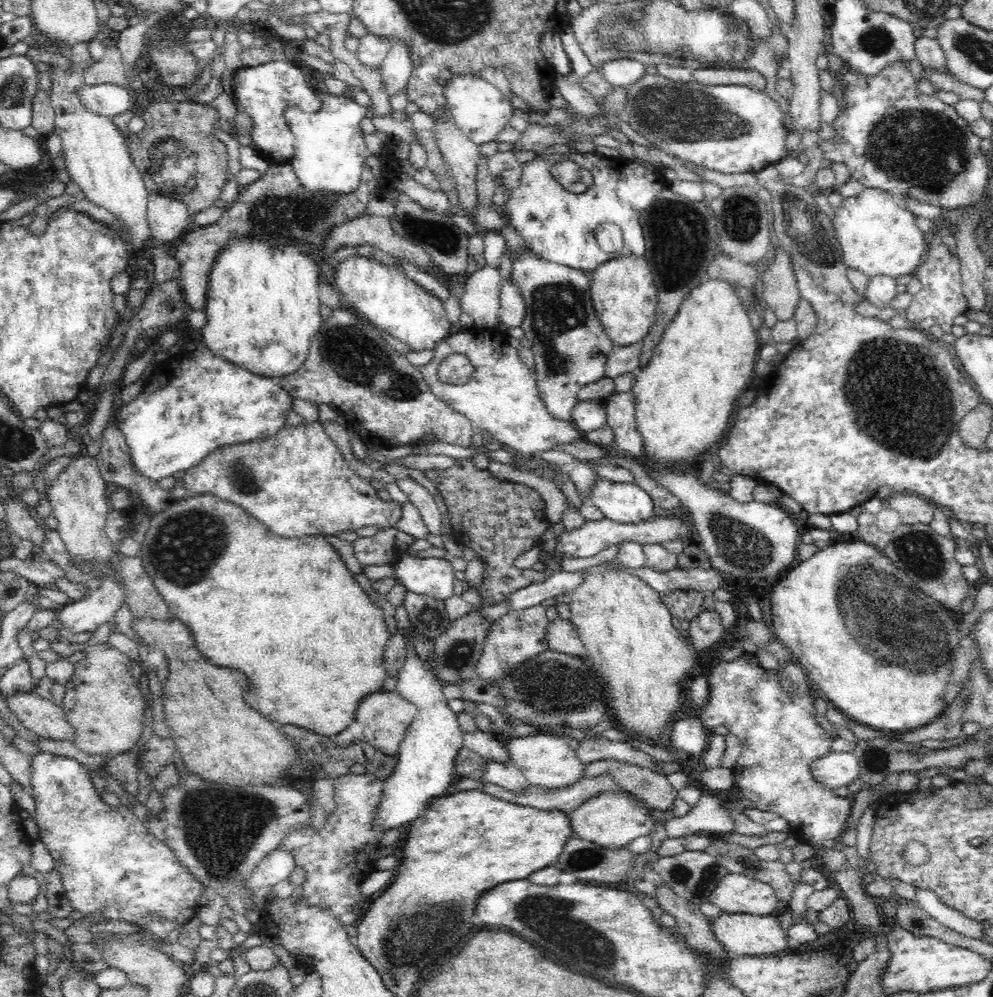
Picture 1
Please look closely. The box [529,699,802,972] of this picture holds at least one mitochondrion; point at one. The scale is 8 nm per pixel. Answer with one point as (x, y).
(695, 882)

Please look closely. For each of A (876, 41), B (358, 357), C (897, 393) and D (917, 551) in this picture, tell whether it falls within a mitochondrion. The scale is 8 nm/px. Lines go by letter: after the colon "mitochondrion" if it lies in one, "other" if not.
A: mitochondrion
B: mitochondrion
C: mitochondrion
D: mitochondrion

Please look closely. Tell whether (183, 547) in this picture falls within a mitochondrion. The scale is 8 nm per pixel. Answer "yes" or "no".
yes

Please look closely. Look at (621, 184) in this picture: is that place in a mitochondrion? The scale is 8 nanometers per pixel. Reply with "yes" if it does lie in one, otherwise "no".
no

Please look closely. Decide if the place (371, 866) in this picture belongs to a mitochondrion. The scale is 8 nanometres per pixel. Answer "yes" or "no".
no

